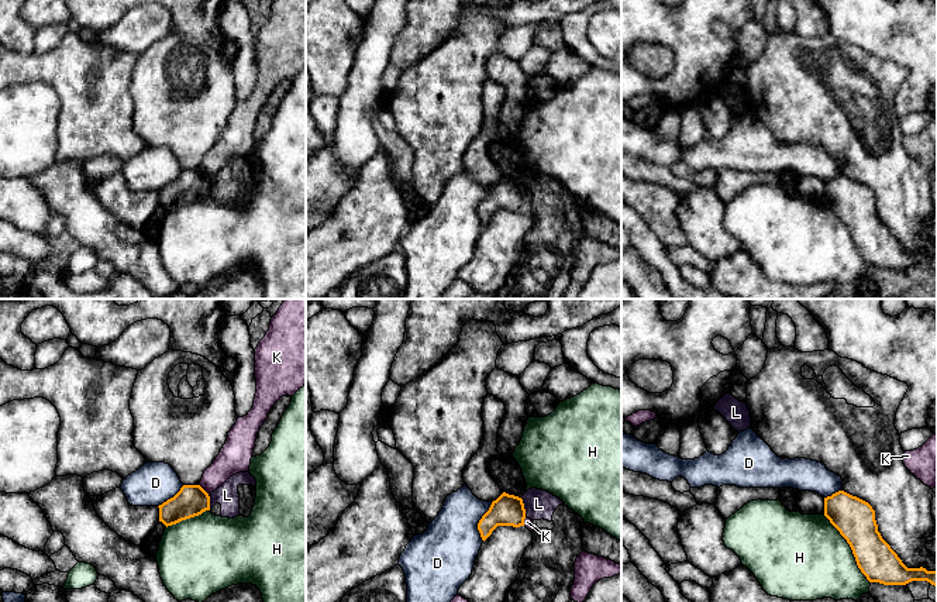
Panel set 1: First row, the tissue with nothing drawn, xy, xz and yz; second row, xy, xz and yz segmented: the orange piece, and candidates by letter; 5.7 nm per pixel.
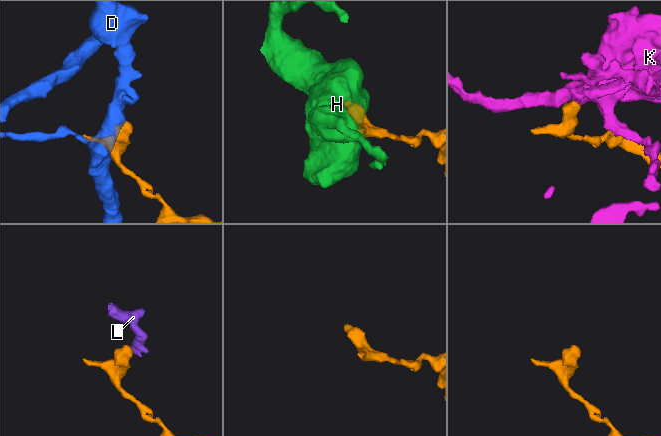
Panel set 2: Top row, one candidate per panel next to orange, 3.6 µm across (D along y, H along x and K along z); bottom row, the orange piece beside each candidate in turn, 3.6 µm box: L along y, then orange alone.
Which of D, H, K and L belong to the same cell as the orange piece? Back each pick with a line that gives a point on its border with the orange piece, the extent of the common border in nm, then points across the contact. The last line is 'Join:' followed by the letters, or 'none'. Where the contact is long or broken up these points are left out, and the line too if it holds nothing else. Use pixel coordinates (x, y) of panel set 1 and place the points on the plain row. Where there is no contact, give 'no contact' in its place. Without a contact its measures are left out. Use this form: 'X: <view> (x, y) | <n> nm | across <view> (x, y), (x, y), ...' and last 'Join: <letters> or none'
Join: none

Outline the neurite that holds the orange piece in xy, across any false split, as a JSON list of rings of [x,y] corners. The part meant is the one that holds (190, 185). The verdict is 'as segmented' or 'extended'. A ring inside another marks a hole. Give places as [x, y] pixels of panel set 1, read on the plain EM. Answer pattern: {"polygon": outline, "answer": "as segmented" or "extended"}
{"polygon": [[[183,169],[159,192],[159,206],[166,211],[210,195],[210,180],[200,169]]], "answer": "as segmented"}

